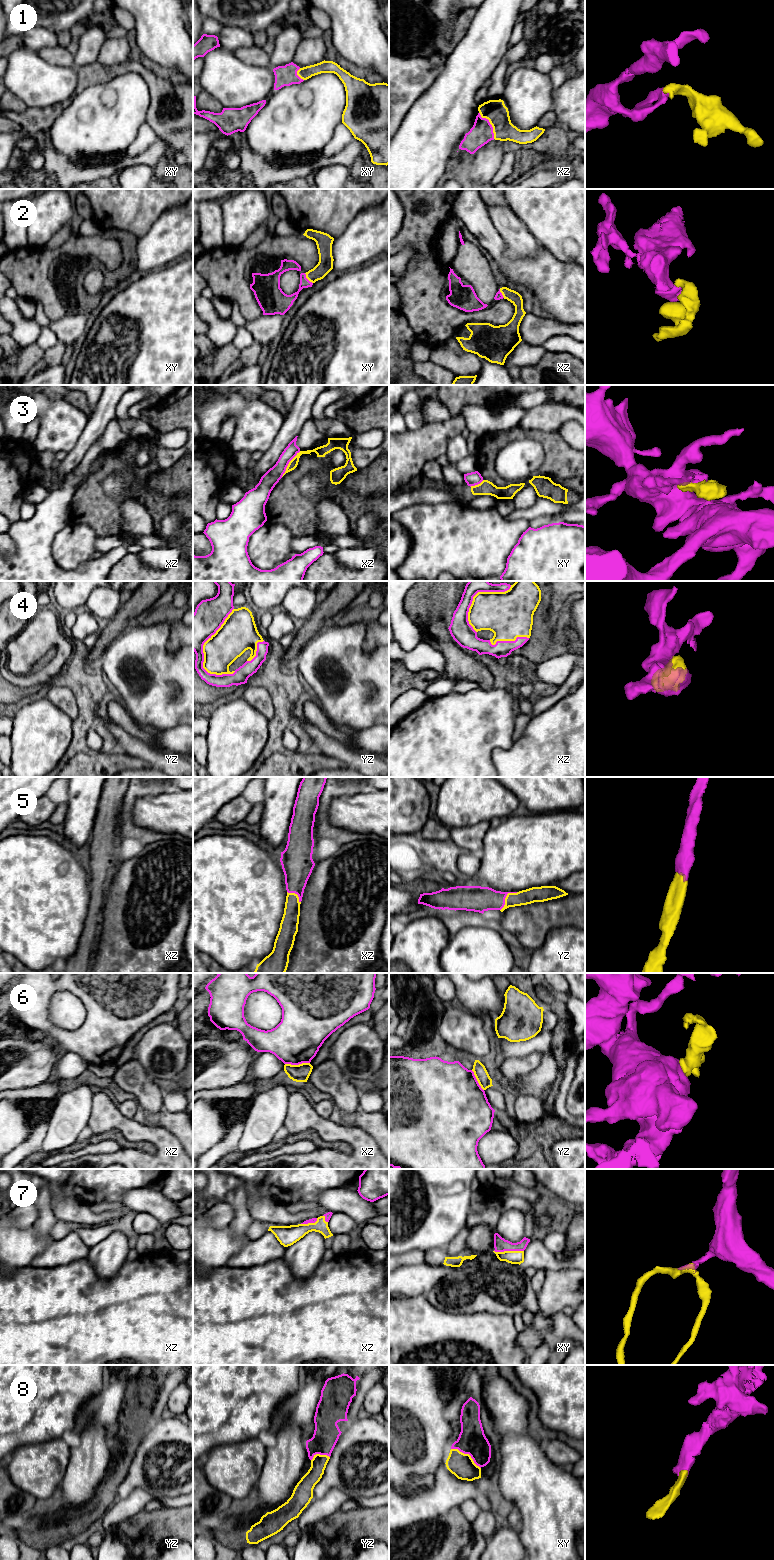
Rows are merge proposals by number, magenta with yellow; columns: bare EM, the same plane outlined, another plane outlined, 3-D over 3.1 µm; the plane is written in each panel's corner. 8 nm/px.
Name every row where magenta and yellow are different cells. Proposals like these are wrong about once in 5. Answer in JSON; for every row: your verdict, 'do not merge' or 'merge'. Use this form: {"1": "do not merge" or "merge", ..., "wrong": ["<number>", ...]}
{"1": "merge", "2": "merge", "3": "do not merge", "4": "merge", "5": "merge", "6": "do not merge", "7": "merge", "8": "merge", "wrong": ["3", "6"]}

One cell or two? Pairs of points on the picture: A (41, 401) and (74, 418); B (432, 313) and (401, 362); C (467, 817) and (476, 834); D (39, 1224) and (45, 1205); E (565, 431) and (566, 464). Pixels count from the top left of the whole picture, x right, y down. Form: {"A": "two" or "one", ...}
{"A": "one", "B": "two", "C": "two", "D": "one", "E": "two"}

